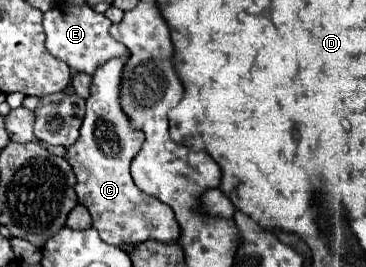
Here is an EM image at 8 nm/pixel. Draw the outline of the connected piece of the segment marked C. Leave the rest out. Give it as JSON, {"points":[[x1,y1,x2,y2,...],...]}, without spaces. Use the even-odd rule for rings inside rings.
{"points":[[115,57,115,59,109,59,107,63,103,63,93,73,91,95,87,99,87,111,85,111,85,119,81,125,81,135,71,147,67,147,65,159,69,161,69,165,73,167,73,171,77,175,77,185,75,185,77,199,91,213,93,227,99,231,99,235,105,243,119,245,123,249,133,247,135,243,143,243,147,239,159,239,163,243,173,243,179,239,179,225,173,215,173,209,157,199,151,199,149,195,143,195,143,191,137,189,137,185,133,183,131,173,129,173,129,165,131,165,133,157,139,153,139,147,143,143,141,141,143,133,131,129,127,115,123,115,123,109,119,107,119,85,121,85,123,65,125,65,125,59]]}

